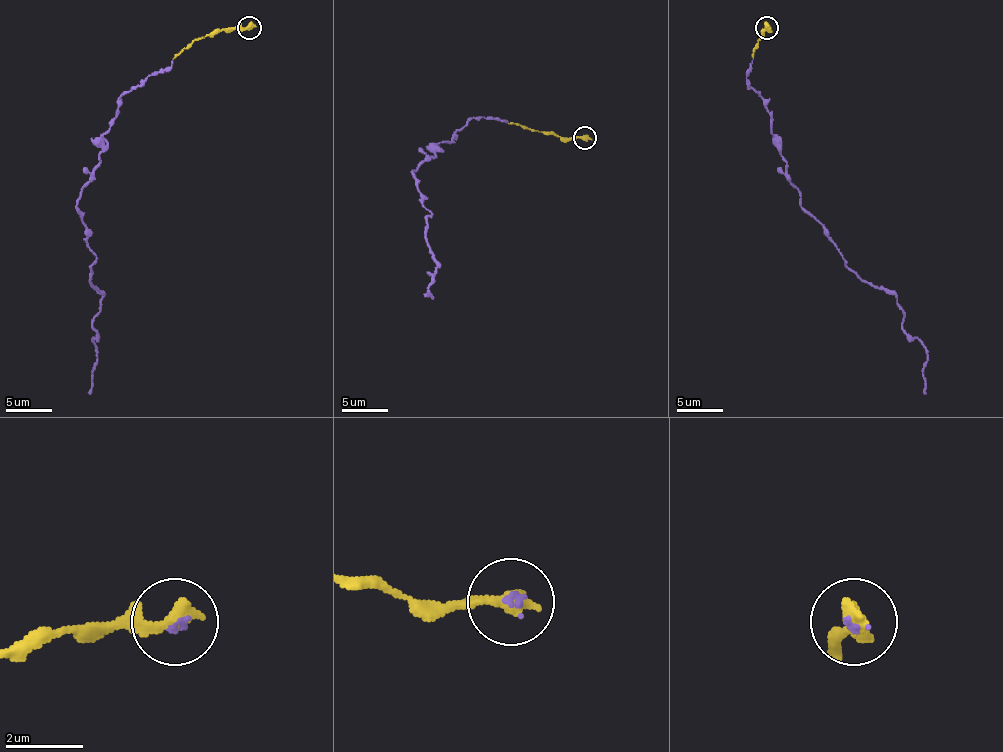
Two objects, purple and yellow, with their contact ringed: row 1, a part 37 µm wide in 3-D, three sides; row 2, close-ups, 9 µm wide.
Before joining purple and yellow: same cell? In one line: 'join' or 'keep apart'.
join

